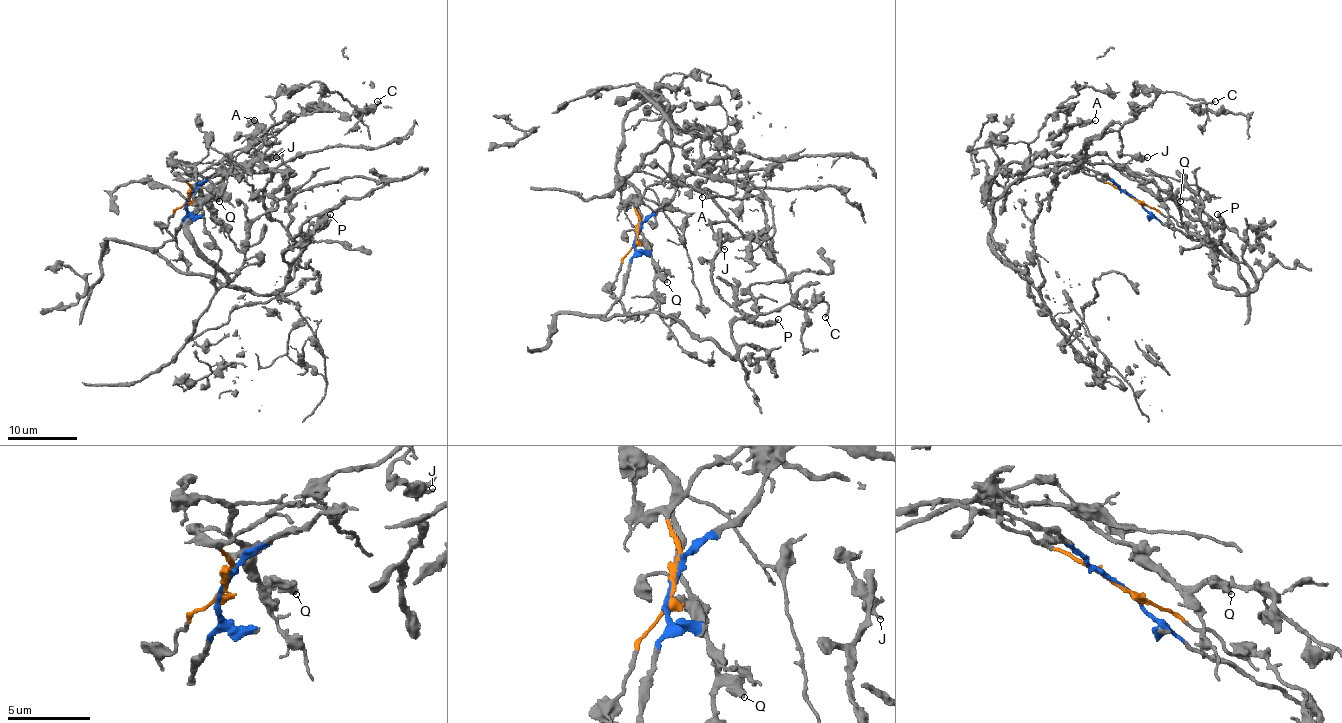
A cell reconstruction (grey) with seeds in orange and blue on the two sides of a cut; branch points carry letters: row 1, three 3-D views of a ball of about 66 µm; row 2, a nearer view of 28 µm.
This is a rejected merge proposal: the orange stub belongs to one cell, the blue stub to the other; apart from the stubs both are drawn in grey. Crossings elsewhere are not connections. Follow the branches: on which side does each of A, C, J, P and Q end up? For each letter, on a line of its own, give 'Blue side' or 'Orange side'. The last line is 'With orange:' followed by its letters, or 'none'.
A: Orange side
C: Orange side
J: Orange side
P: Blue side
Q: Orange side
With orange: A, C, J, Q

